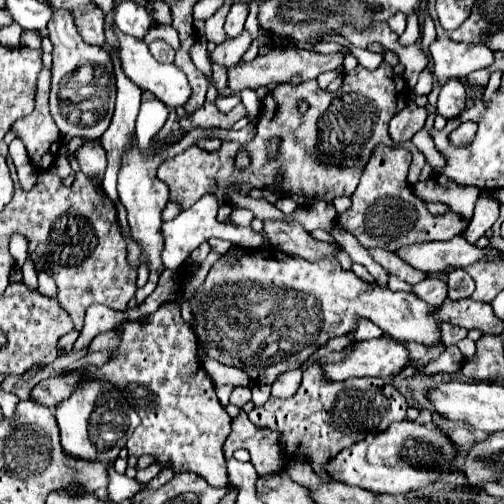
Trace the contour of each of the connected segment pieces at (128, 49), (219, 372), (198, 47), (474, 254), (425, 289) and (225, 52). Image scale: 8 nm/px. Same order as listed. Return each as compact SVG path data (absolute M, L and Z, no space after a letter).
M114 26L114 34L118 36L118 58L122 64L122 72L140 88L150 90L156 98L160 98L162 102L166 102L168 106L182 106L188 98L190 98L190 86L186 76L174 66L174 64L160 64L158 60L154 60L154 56L150 56L148 46L144 44L144 40L138 40L134 36L126 36L120 28Z
M208 357L203 358L202 366L212 378L215 386L225 385L225 383L233 383L235 387L244 386L250 389L253 387L253 384L250 384L253 383L253 381L239 368L223 365L217 360Z
M204 36L201 37L201 43L200 40L196 41L196 44L194 44L190 51L190 55L198 70L200 70L209 80L213 81L211 70L212 64L207 57L207 41Z
M454 236L446 242L428 242L406 246L396 250L396 254L416 270L436 274L444 272L448 266L452 268L466 268L470 264L486 260L486 264L500 262L502 252L496 248L478 248L470 242L466 242L462 236Z
M428 276L422 282L414 284L414 294L432 306L442 306L448 298L448 284L438 276Z
M244 30L240 36L236 38L226 38L222 44L218 44L212 52L212 62L218 62L222 66L234 66L240 62L242 54L250 48L252 44L252 36L248 30Z

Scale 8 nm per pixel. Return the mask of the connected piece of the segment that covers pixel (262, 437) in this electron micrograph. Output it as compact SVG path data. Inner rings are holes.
M240 410L240 414L232 420L232 432L224 442L224 456L232 458L232 454L238 448L244 448L250 452L258 476L280 472L284 466L280 446L278 446L278 434L268 430L268 436L266 436L260 428L256 428L248 420L244 410Z

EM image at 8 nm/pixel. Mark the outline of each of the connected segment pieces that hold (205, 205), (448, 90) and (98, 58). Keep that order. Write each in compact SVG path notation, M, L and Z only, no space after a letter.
M202 196L202 200L198 200L196 204L190 206L190 210L184 210L178 218L164 222L162 224L162 232L164 232L164 252L162 252L162 260L164 266L170 270L176 270L180 264L184 264L188 260L188 256L202 244L208 242L210 238L222 238L222 240L230 240L234 242L234 246L242 246L242 248L258 248L262 244L262 234L256 232L250 226L234 226L234 224L222 224L216 220L218 214L218 198L214 196Z
M458 78L446 80L440 88L436 112L440 116L444 116L446 120L450 120L450 118L460 116L464 112L464 108L466 108L466 88L464 88L462 80L458 80Z
M54 8L48 36L54 46L50 114L62 138L100 138L114 112L114 64L110 64L110 54L100 46L86 44L82 36L78 36L78 28L74 28L74 16L70 16L70 12L58 12L58 8Z

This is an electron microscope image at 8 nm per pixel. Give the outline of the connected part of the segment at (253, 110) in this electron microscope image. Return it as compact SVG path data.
M242 90L240 98L242 98L242 104L244 104L244 108L246 108L248 114L258 114L260 100L258 100L258 96L256 96L254 90Z

